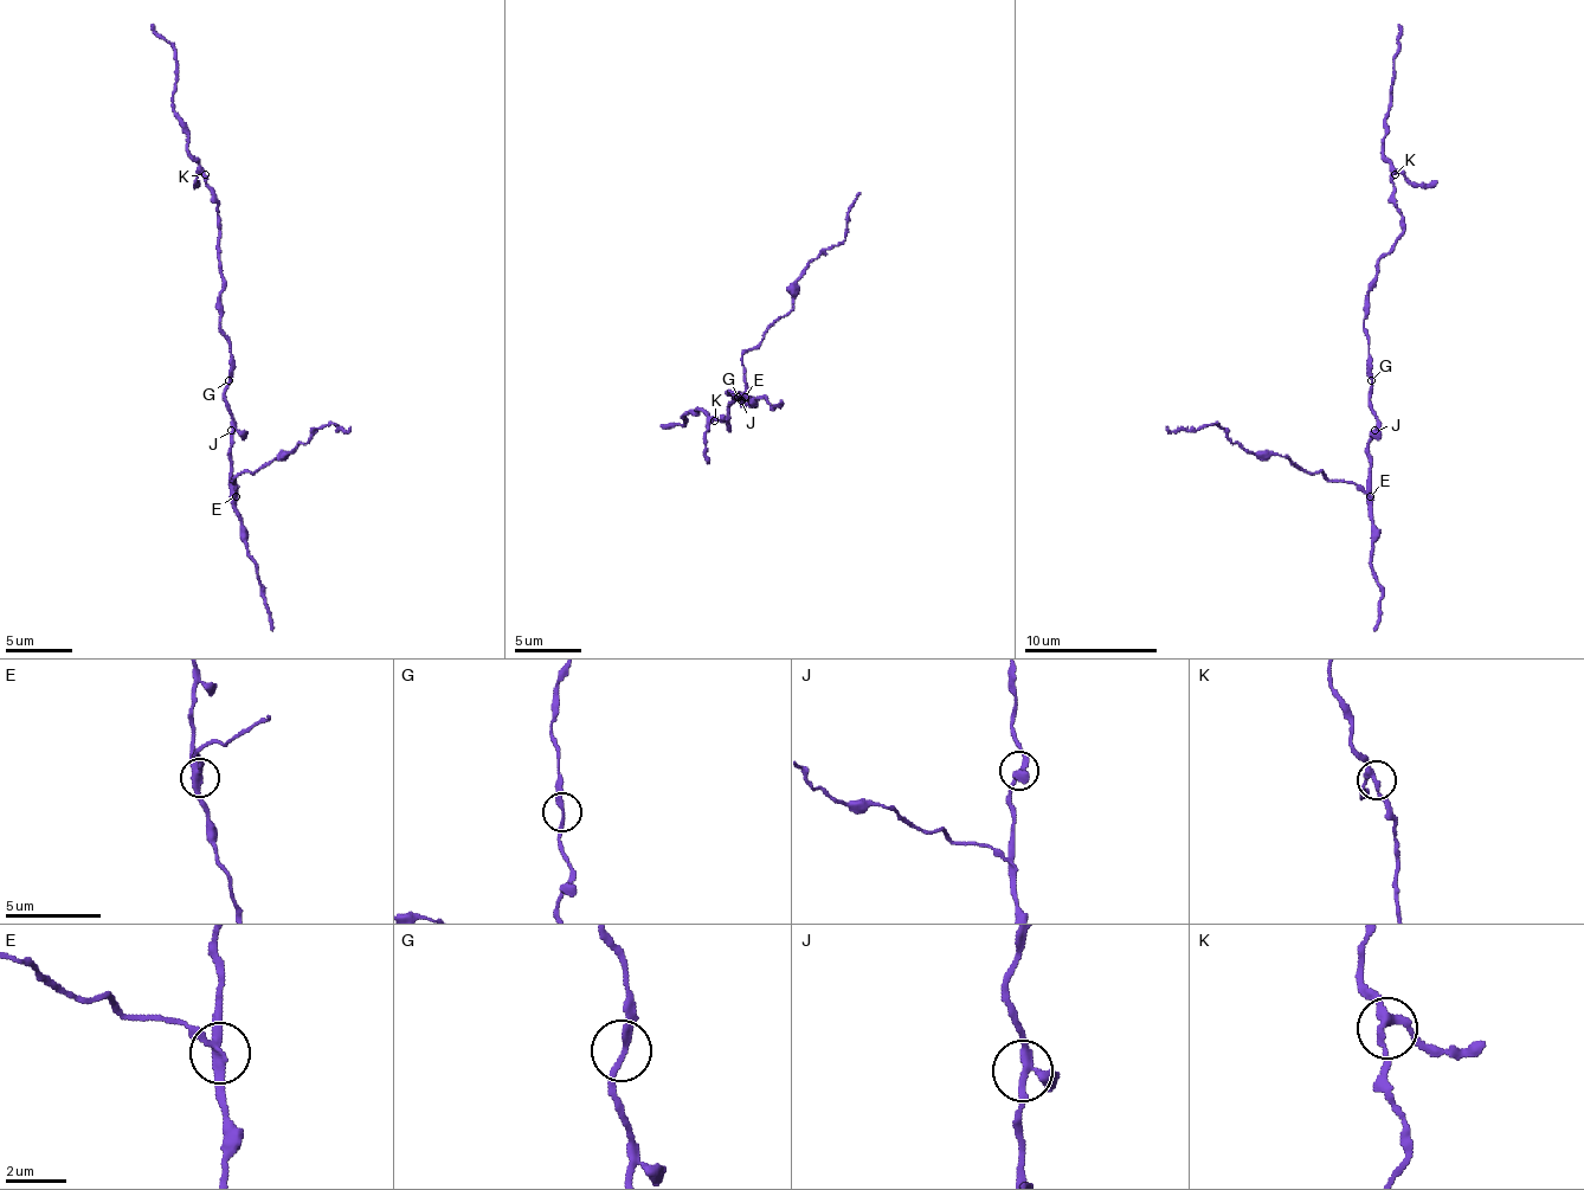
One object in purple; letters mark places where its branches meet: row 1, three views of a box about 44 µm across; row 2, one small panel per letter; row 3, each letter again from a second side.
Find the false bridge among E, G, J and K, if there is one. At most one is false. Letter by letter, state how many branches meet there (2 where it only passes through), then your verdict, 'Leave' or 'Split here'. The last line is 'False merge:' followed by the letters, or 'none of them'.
E: Branches: 3. Split here
G: Branches: 2. Leave
J: Branches: 3. Leave
K: Branches: 3. Leave
False merge: E

